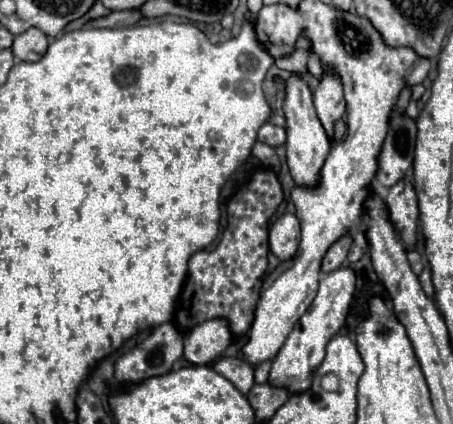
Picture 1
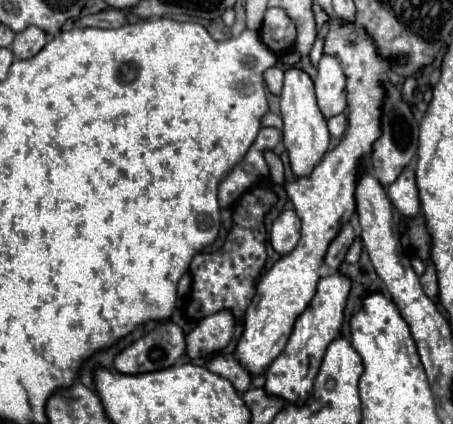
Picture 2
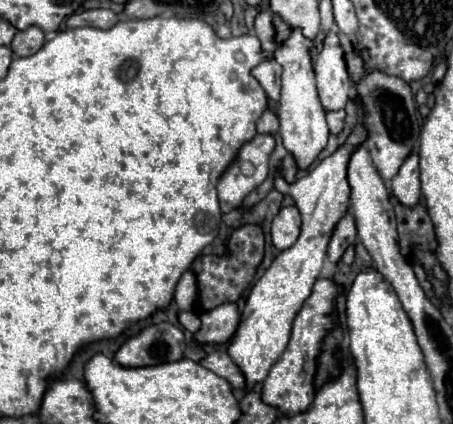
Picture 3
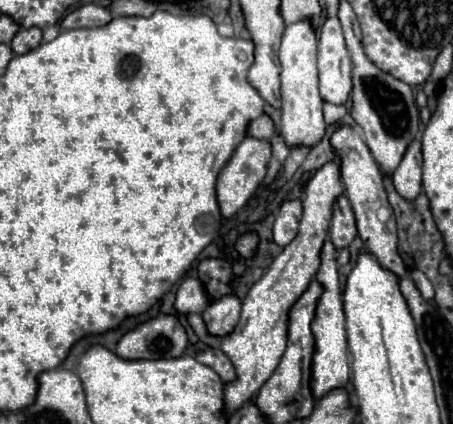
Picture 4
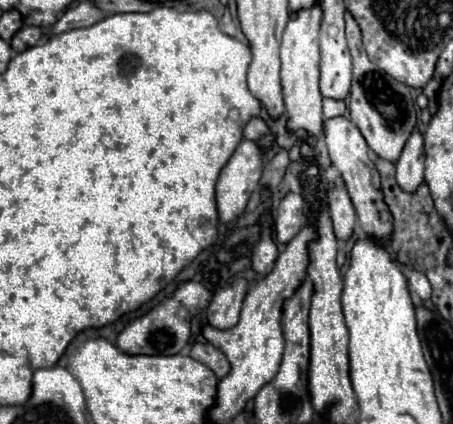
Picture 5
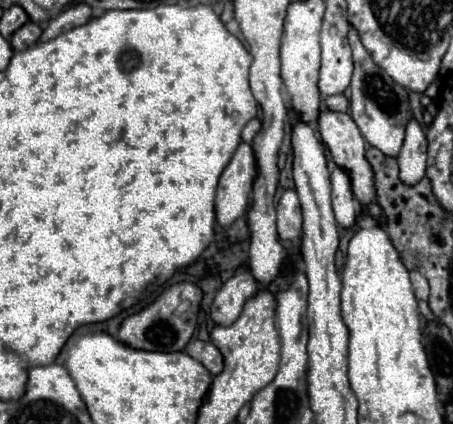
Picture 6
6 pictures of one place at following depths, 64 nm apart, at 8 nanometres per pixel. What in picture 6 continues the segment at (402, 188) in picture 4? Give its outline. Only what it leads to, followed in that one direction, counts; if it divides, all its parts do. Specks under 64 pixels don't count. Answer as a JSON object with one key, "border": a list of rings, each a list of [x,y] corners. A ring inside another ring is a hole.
{"border":[[[412,118],[406,128],[404,146],[398,154],[400,180],[404,180],[404,184],[412,186],[426,174],[426,148],[428,148],[426,134],[418,124],[418,120]]]}

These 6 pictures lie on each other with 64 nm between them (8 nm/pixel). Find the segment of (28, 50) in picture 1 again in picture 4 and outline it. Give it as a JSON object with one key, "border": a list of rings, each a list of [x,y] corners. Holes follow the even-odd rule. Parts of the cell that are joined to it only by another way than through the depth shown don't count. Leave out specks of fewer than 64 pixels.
{"border":[[[20,28],[18,34],[12,38],[12,50],[14,54],[26,54],[34,50],[42,40],[42,30],[40,28]]]}

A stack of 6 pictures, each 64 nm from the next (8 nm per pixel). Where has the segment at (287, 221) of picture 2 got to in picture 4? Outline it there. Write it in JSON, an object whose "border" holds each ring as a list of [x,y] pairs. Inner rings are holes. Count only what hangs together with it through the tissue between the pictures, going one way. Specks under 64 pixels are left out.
{"border":[[[298,198],[282,202],[274,220],[274,242],[280,246],[290,244],[298,232],[300,218],[302,218],[302,202]]]}

